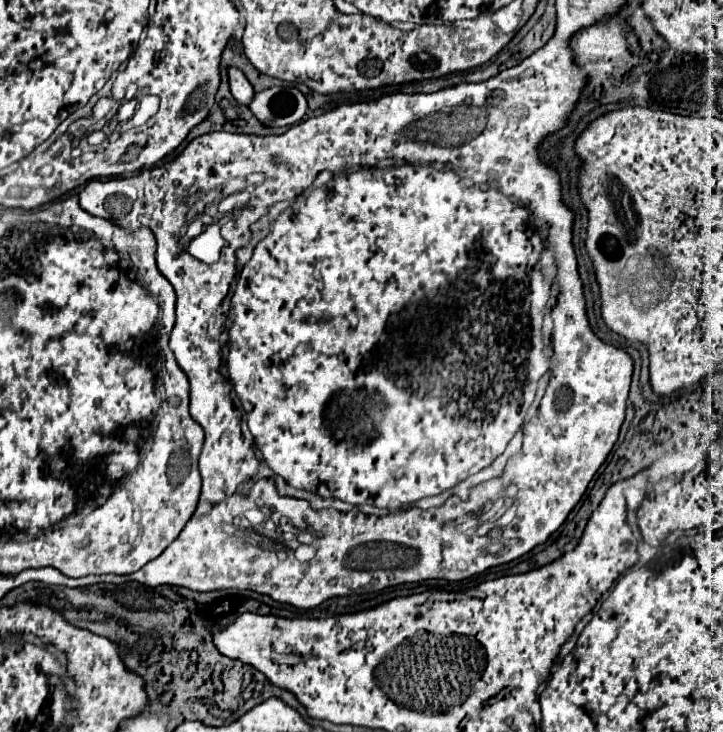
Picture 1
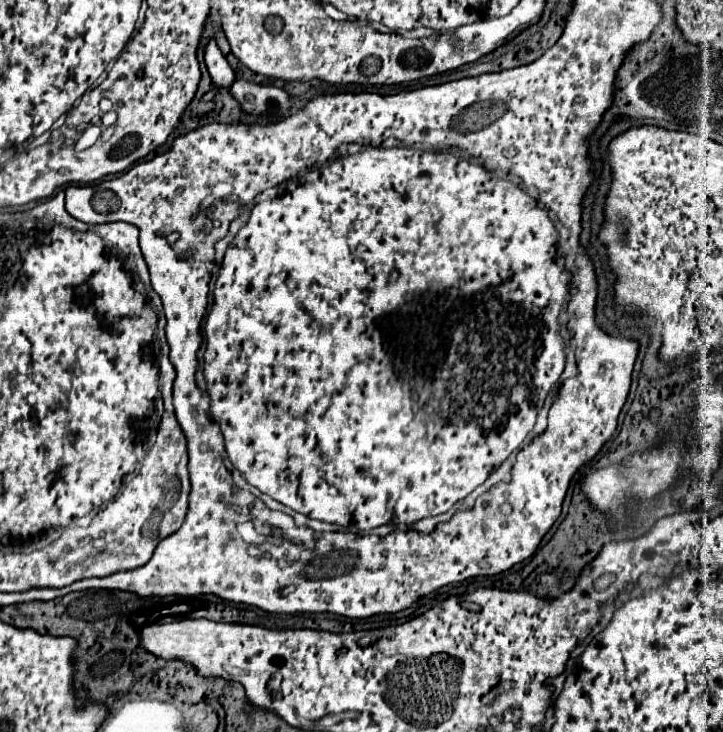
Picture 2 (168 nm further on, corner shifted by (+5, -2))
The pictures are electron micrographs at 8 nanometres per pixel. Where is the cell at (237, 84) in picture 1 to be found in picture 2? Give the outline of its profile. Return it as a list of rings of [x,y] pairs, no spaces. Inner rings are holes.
[[[209,40],[203,48],[203,58],[205,58],[205,66],[213,78],[213,82],[217,86],[223,86],[223,88],[229,88],[231,82],[235,80],[235,72],[231,70],[231,66],[227,64],[225,56],[221,54],[219,46],[215,44],[215,40]]]

